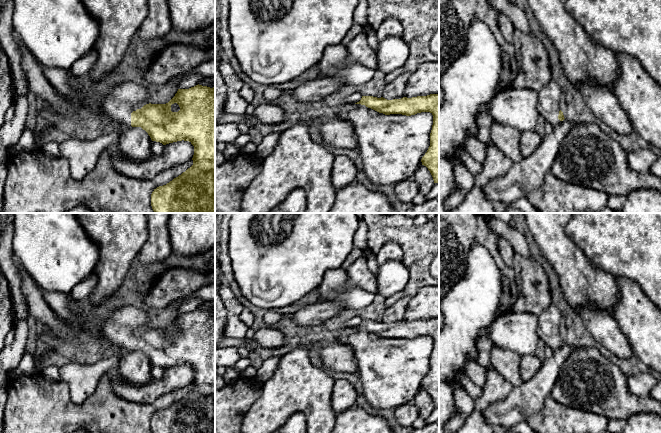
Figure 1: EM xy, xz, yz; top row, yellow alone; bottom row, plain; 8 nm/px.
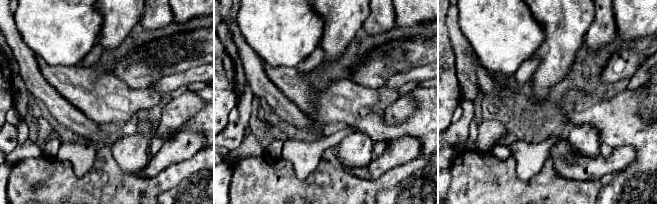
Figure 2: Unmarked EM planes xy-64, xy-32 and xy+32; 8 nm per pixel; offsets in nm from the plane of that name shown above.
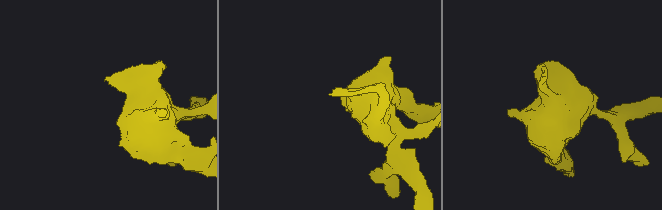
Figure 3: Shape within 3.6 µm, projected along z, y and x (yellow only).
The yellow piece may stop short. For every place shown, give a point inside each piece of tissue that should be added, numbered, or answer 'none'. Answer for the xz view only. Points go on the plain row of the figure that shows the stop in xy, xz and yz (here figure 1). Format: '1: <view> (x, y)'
none

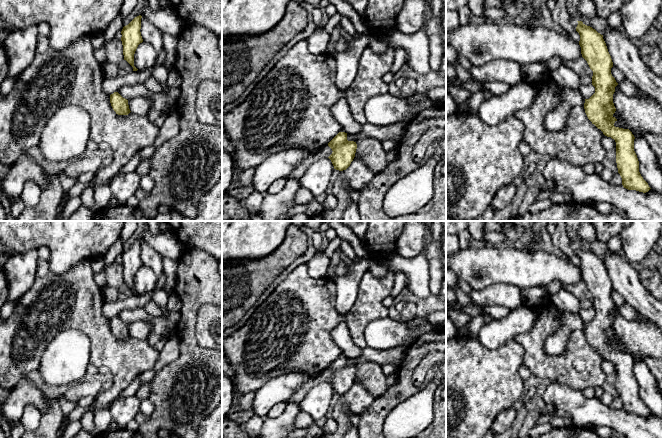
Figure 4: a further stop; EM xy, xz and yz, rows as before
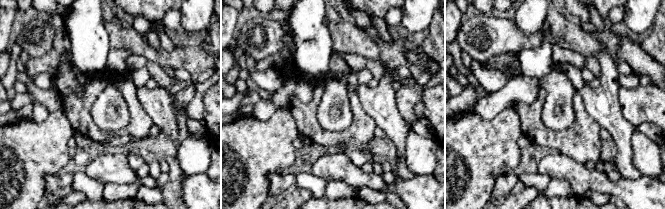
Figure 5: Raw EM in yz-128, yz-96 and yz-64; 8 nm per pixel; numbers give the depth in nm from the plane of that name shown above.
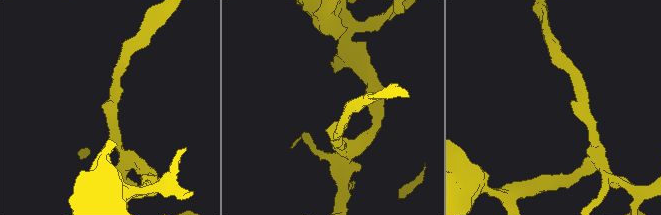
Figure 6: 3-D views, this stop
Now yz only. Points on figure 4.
none

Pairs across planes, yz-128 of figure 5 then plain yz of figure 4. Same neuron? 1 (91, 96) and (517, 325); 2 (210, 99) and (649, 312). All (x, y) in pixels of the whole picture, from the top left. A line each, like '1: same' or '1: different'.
1: different
2: different

